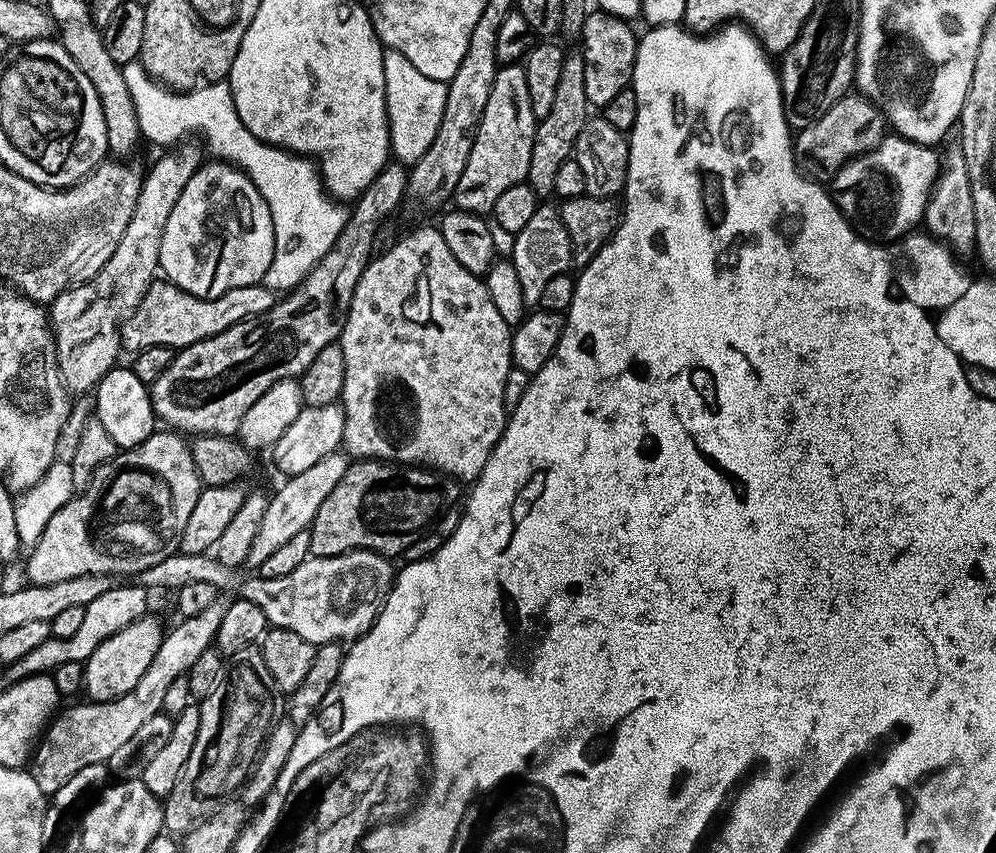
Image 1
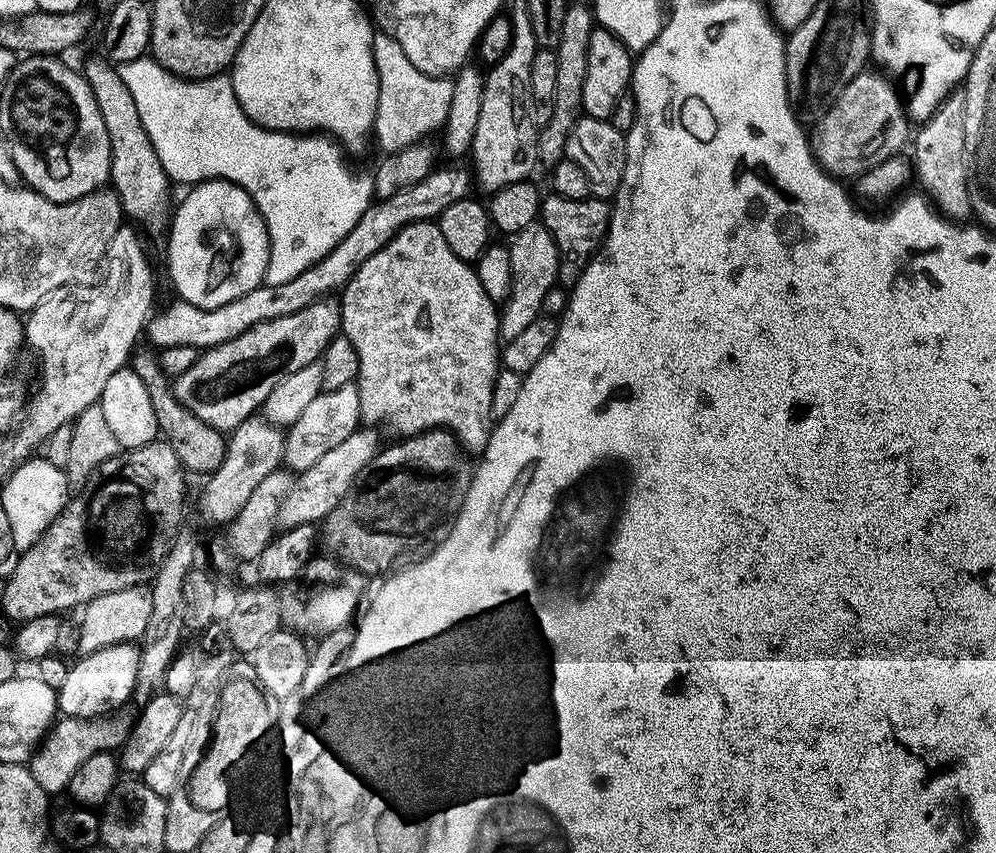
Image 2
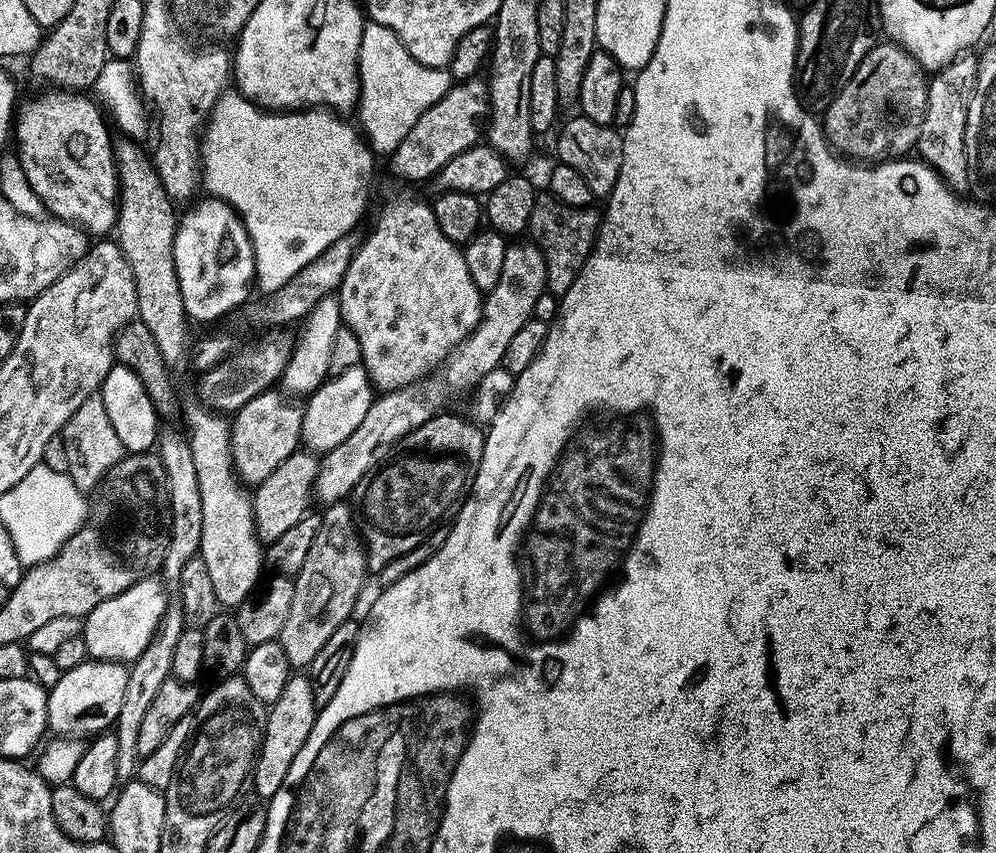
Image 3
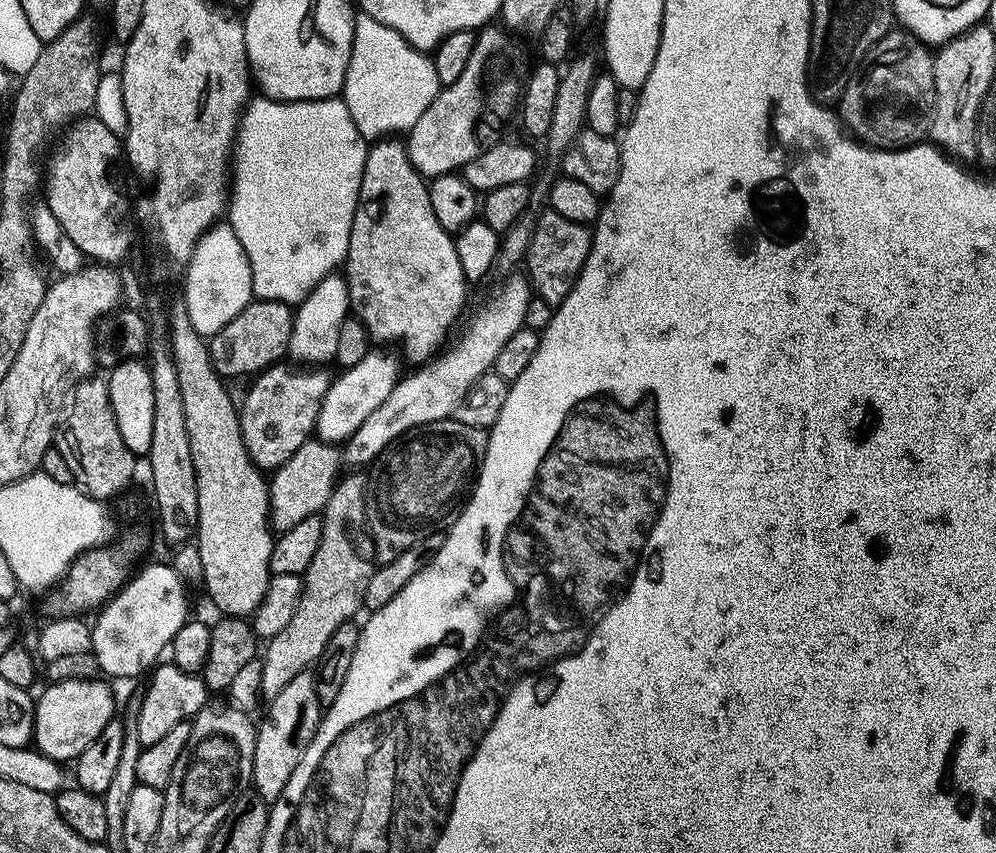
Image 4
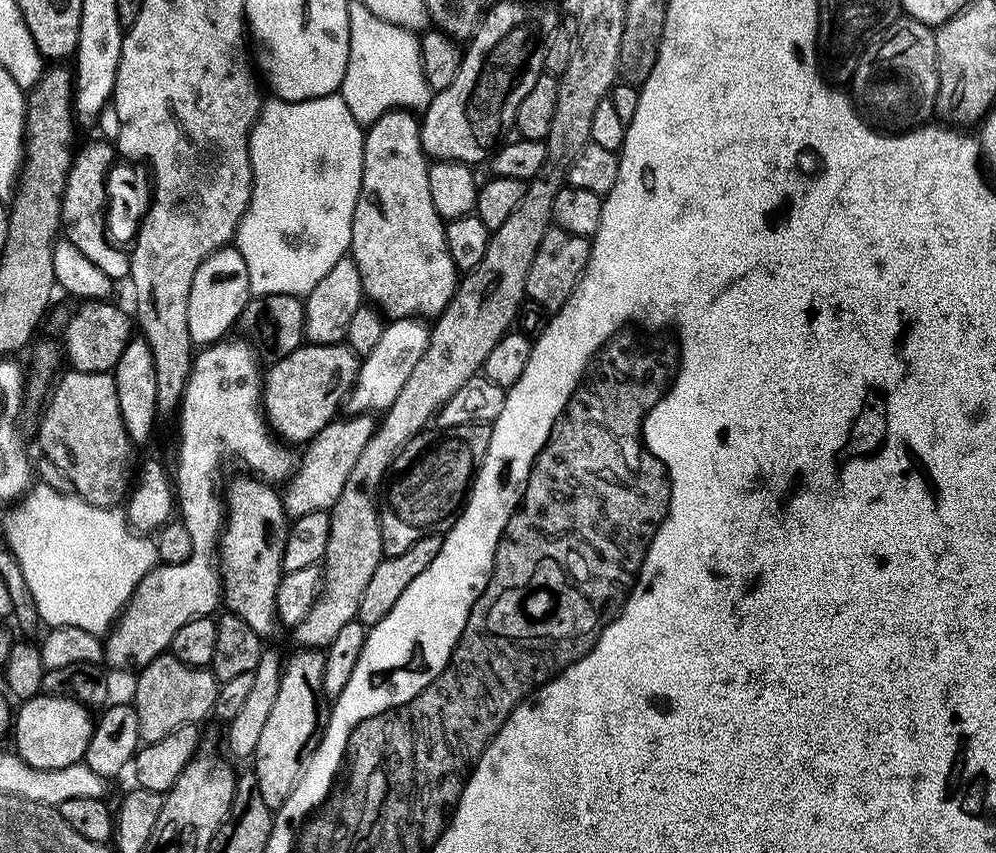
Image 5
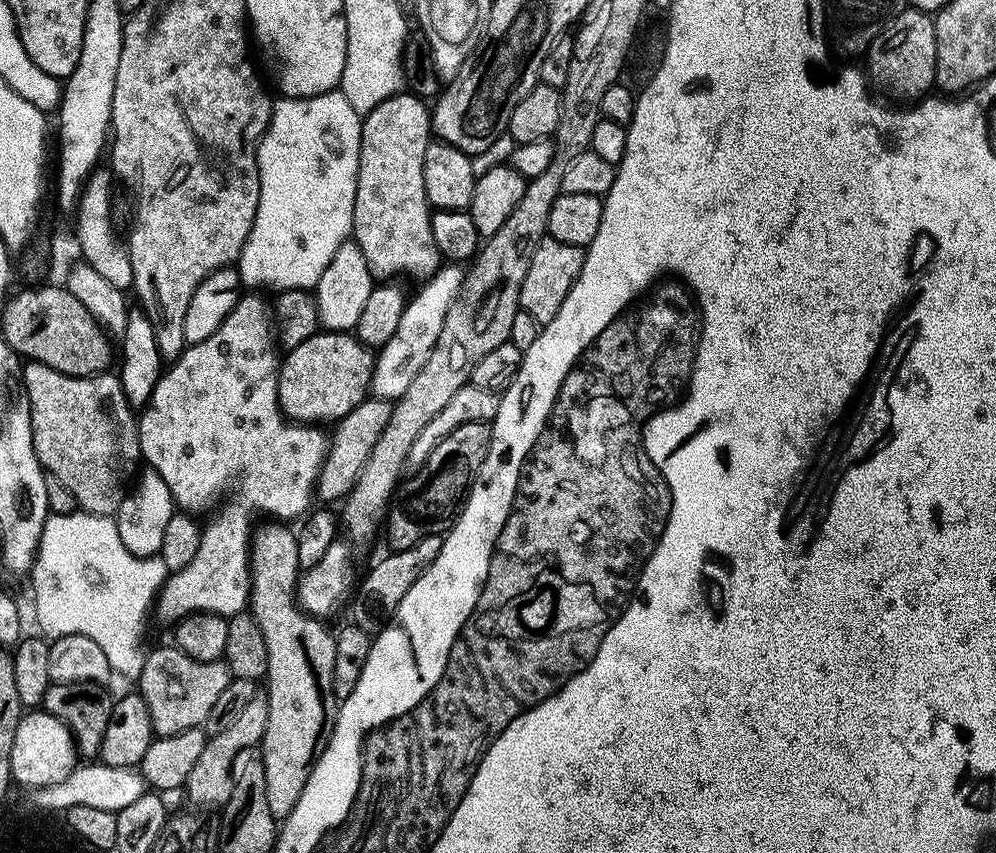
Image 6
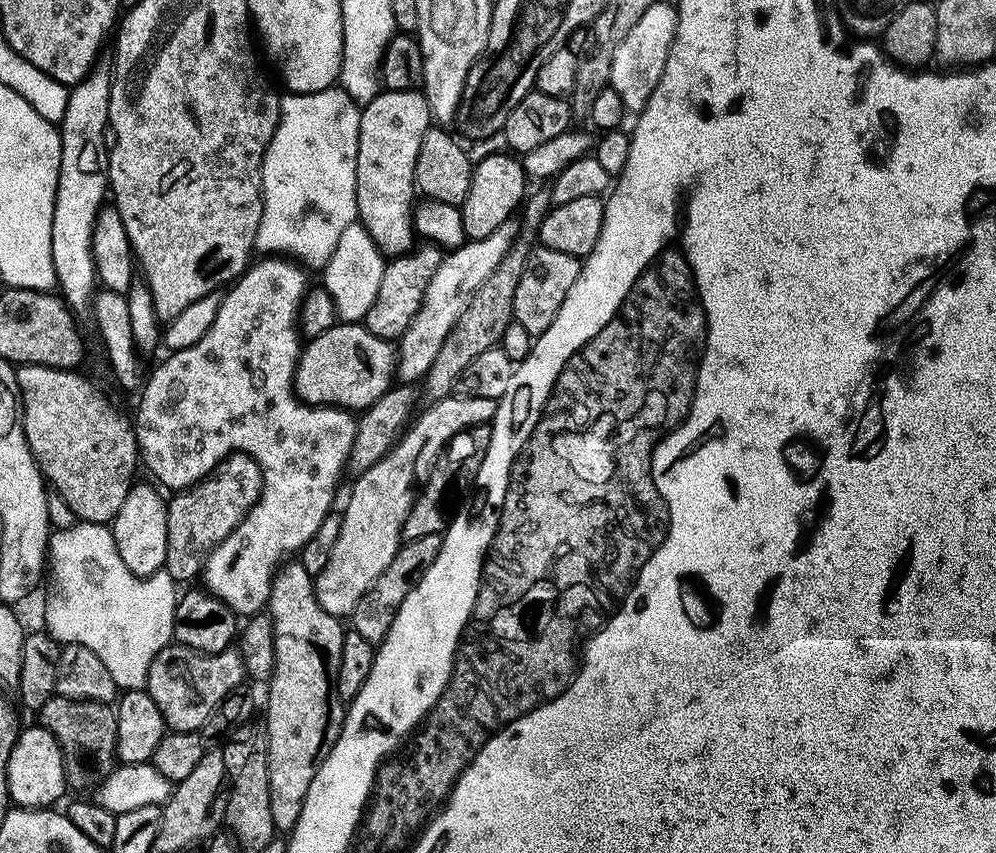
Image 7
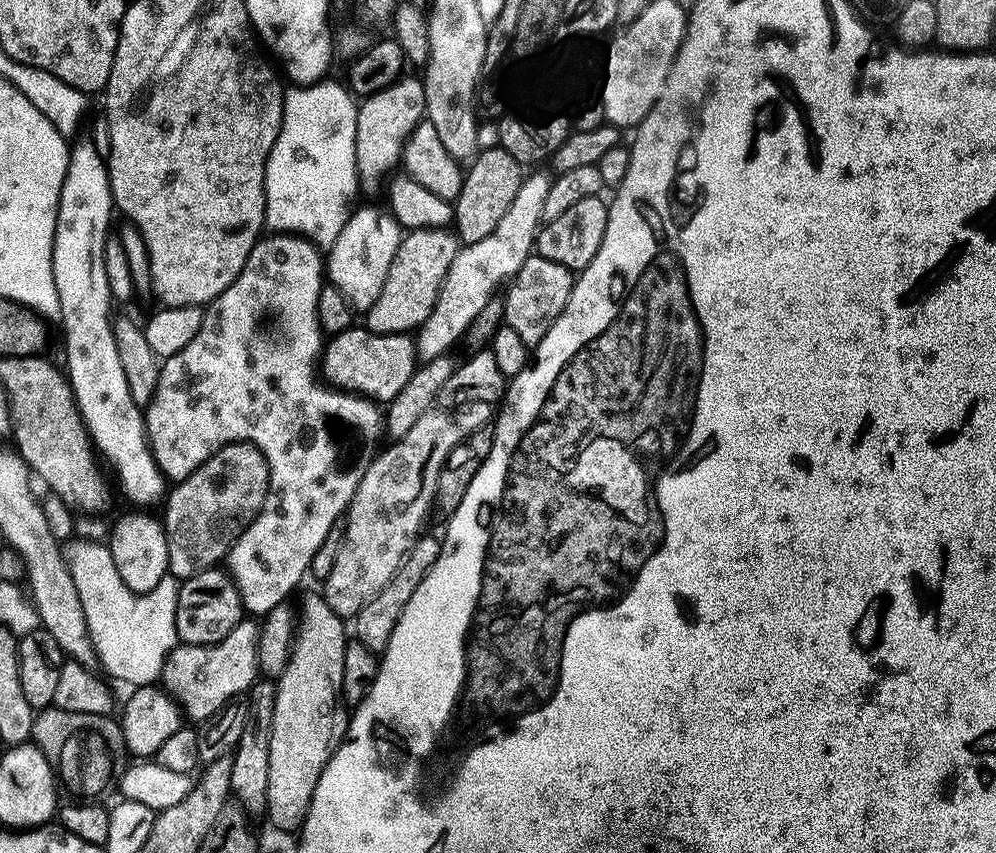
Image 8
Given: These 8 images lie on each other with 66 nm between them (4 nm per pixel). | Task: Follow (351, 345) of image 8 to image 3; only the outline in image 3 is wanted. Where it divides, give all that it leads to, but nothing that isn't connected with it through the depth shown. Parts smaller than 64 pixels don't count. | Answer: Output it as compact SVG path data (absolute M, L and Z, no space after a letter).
M278 390L264 392L253 402L247 403L232 420L232 457L235 460L237 476L251 487L270 478L282 463L301 449L304 435L305 409L288 399Z

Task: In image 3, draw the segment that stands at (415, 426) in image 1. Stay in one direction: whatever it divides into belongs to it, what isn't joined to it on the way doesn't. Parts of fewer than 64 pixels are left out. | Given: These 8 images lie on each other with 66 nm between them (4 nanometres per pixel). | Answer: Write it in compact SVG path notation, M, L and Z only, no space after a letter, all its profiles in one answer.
M396 200L393 204L385 206L384 213L381 214L380 221L376 224L376 229L369 234L368 240L366 236L350 264L350 270L346 270L346 278L340 287L338 299L342 310L343 327L354 330L354 334L358 334L358 342L362 342L362 354L364 355L362 366L372 379L373 389L384 394L419 385L421 383L419 380L426 379L436 367L439 369L456 348L467 342L476 332L476 328L484 317L485 297L478 290L478 286L474 286L474 278L470 278L470 266L466 266L466 258L461 245L450 242L450 238L446 238L446 234L442 234L442 230L438 226L435 207L431 203L423 204L420 200Z

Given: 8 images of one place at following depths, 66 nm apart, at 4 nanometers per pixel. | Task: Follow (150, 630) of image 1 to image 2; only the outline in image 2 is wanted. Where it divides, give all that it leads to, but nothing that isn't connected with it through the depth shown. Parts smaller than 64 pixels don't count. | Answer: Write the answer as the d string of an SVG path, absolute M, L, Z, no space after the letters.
M119 644L77 659L77 664L69 667L66 686L58 692L59 711L73 720L99 720L113 715L136 695L140 656L136 644Z

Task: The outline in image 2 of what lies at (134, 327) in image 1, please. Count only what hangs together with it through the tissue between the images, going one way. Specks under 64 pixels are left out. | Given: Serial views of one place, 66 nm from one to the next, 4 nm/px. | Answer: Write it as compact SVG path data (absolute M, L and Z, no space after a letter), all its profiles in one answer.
M444 168L433 171L431 176L427 176L422 182L418 182L418 186L410 186L410 190L402 190L398 194L394 194L394 198L386 198L385 200L377 199L368 207L366 214L362 218L362 222L358 222L354 226L354 230L350 230L350 234L346 234L346 238L340 241L337 246L325 260L320 260L310 270L306 270L306 274L302 274L298 278L294 278L294 282L286 282L282 286L274 286L259 288L250 294L246 294L246 298L238 298L238 302L230 302L230 306L222 306L218 310L202 310L198 306L190 306L182 299L177 299L176 304L172 304L164 313L153 315L146 327L146 336L157 344L157 349L165 348L198 348L207 350L209 348L217 348L226 342L234 342L234 338L240 338L242 334L246 334L246 330L254 330L254 326L262 326L262 322L274 322L278 318L290 318L290 314L298 314L298 310L306 310L306 306L317 304L319 300L331 297L334 291L343 290L348 287L348 283L354 278L356 271L367 262L370 258L374 258L374 254L378 254L387 244L411 224L427 224L429 222L439 221L440 216L446 210L450 210L450 206L454 206L454 202L462 202L469 199L474 189L474 176L467 168Z

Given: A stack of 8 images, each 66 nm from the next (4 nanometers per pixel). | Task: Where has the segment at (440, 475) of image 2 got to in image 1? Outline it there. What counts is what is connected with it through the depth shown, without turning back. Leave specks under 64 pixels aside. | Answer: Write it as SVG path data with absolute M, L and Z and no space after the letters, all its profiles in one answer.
M379 460L353 463L346 478L338 482L334 494L326 498L322 510L318 510L318 516L314 518L309 531L311 555L315 558L334 558L347 552L377 552L378 555L389 558L403 557L410 546L422 539L421 534L431 529L428 527L443 514L447 504L459 502L460 488L461 481L433 472L431 468L386 464Z

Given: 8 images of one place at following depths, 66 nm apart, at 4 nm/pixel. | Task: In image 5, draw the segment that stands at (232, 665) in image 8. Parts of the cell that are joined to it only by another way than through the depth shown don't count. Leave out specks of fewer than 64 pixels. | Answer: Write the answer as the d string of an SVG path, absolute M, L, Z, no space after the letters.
M165 654L150 662L150 666L137 676L140 677L136 680L134 707L144 744L162 742L162 738L170 738L170 734L174 734L174 730L182 730L182 726L203 725L203 720L216 711L222 685L207 668L186 666L186 662L178 662L176 656Z

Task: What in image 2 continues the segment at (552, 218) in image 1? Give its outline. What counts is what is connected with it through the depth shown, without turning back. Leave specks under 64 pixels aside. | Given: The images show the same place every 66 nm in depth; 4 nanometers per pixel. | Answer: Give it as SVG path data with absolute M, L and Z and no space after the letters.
M542 222L531 224L511 241L512 289L502 308L500 334L505 341L518 338L536 320L544 315L543 303L560 278L558 246Z

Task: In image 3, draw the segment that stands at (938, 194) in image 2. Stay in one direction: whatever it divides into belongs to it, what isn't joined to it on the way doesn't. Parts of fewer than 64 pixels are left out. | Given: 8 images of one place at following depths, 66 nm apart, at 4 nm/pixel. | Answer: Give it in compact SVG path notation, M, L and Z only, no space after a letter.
M965 54L931 77L928 86L928 113L922 126L922 138L918 149L925 164L957 194L964 194L970 188L970 162L966 150L966 122L970 114L970 102L978 86L979 59Z

